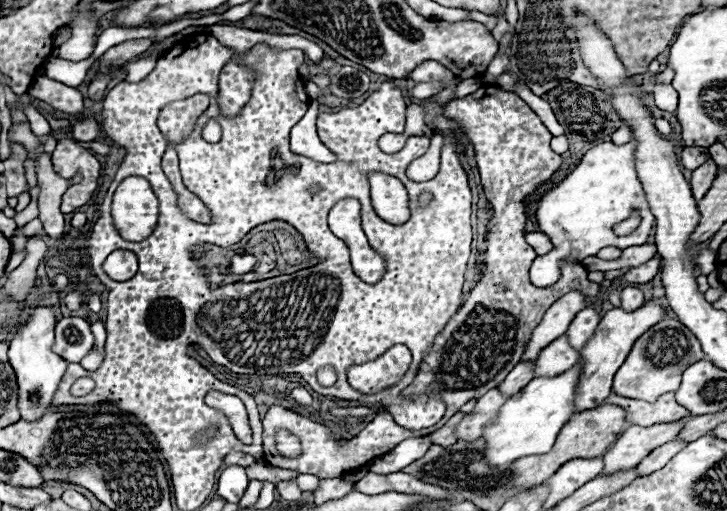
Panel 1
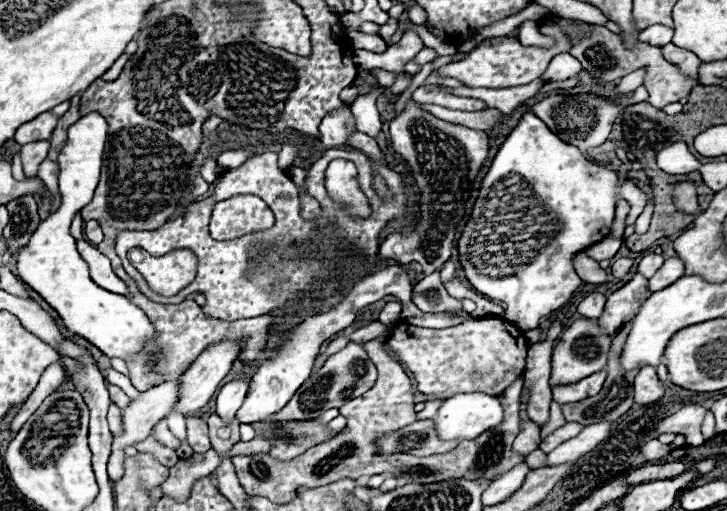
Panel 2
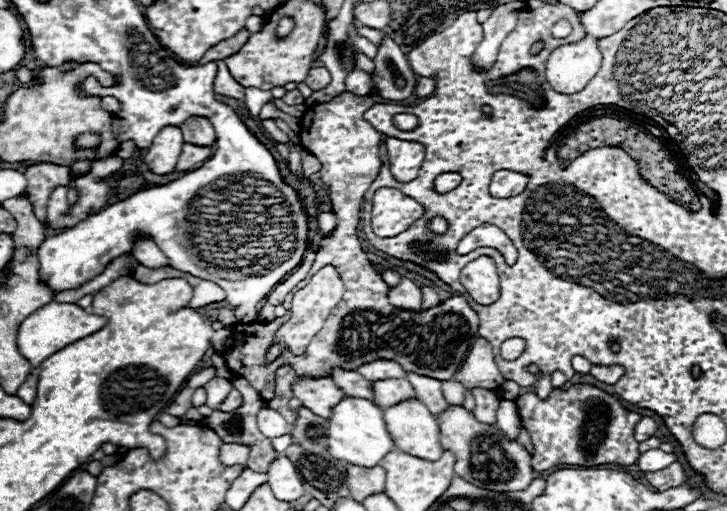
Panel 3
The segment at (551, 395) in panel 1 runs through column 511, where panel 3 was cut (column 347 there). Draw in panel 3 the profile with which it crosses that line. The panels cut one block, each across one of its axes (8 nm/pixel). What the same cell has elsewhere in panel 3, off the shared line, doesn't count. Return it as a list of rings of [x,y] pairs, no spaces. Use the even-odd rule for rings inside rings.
[[[348,396],[334,408],[334,416],[330,418],[328,446],[330,446],[330,454],[336,460],[346,460],[348,464],[360,468],[374,468],[382,462],[382,458],[388,452],[396,450],[394,440],[386,430],[382,412],[364,398],[348,398]]]

